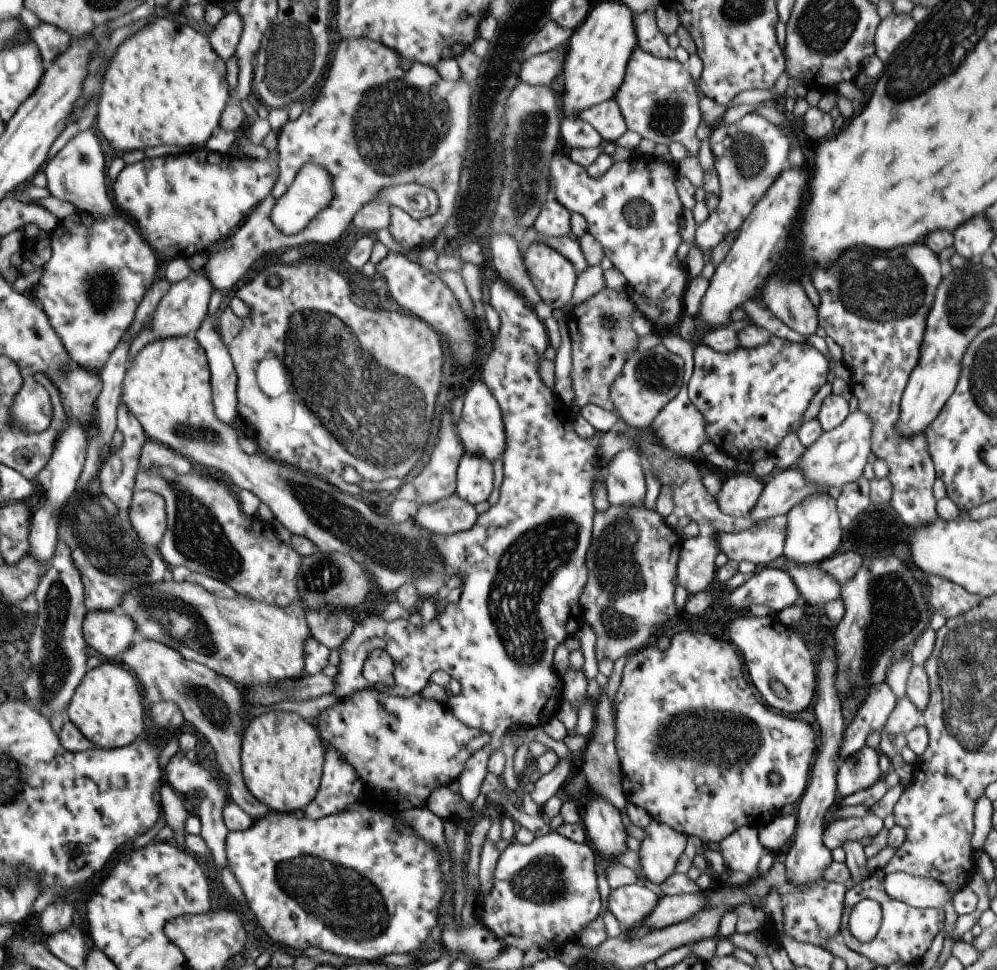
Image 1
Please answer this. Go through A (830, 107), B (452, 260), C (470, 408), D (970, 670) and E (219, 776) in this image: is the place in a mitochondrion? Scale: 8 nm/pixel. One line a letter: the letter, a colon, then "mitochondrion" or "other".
A: other
B: other
C: other
D: mitochondrion
E: other

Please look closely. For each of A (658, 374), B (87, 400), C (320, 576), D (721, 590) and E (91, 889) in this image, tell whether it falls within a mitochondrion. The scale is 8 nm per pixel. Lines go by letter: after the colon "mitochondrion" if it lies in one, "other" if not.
A: mitochondrion
B: other
C: mitochondrion
D: other
E: other

